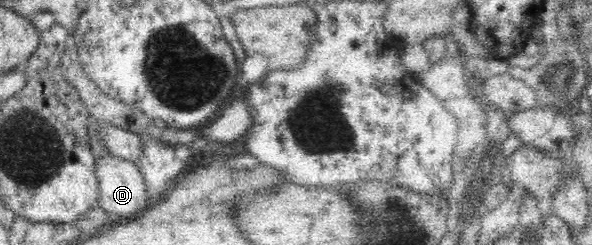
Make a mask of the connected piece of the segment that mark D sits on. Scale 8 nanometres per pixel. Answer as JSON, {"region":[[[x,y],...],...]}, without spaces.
{"region":[[[111,155],[100,160],[97,176],[100,208],[114,219],[134,218],[153,201],[136,163]]]}

